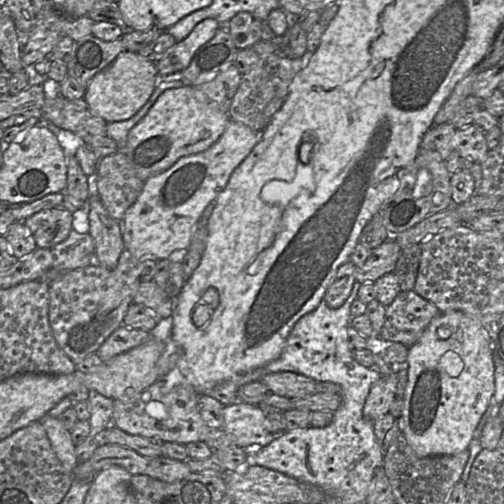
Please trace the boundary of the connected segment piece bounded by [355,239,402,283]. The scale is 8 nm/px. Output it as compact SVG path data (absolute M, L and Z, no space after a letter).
M387 239L373 248L364 264L356 266L356 281L374 283L381 276L393 272L401 250L401 246L394 239Z

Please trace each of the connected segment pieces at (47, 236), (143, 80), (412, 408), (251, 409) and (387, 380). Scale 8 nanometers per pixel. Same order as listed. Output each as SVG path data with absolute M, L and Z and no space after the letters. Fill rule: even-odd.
M46 208L27 217L23 224L34 238L37 248L50 248L64 241L72 230L73 214L66 209Z
M124 51L90 80L83 99L96 117L107 123L118 122L134 116L148 101L156 85L156 64L138 52Z
M459 310L441 312L409 347L406 360L408 382L398 421L400 430L418 457L450 455L468 449L481 417L492 405L495 391L492 347L492 339L480 321Z
M246 402L224 407L222 429L230 436L234 444L241 448L252 444L259 444L264 447L274 437L267 429L266 414L258 405Z
M394 372L389 376L381 376L370 388L363 407L363 416L374 422L390 411L396 397L398 376Z

